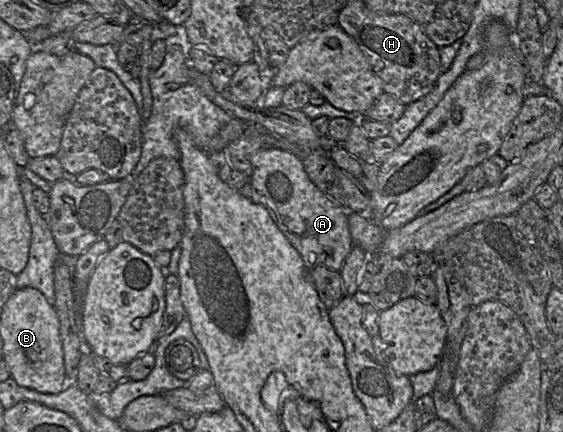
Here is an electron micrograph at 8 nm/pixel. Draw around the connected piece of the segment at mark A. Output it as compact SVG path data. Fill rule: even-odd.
M280 148L262 149L252 154L250 160L251 201L267 209L309 270L322 265L340 271L353 247L347 211L311 181L303 161L291 152Z

